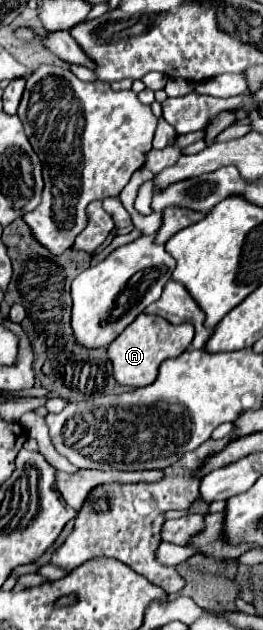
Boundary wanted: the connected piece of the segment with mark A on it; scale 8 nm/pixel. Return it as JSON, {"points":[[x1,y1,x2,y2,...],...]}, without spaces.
{"points":[[140,314,126,330,108,346,108,358,112,362,112,374,118,384,130,388,142,388,156,380,160,362,182,354,194,338,194,326,190,322,184,324,170,324,160,316]]}

